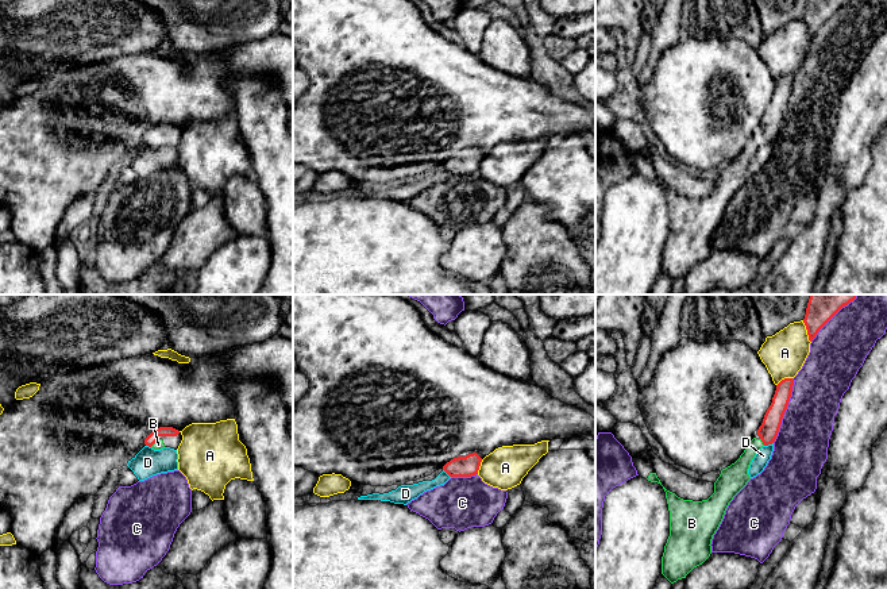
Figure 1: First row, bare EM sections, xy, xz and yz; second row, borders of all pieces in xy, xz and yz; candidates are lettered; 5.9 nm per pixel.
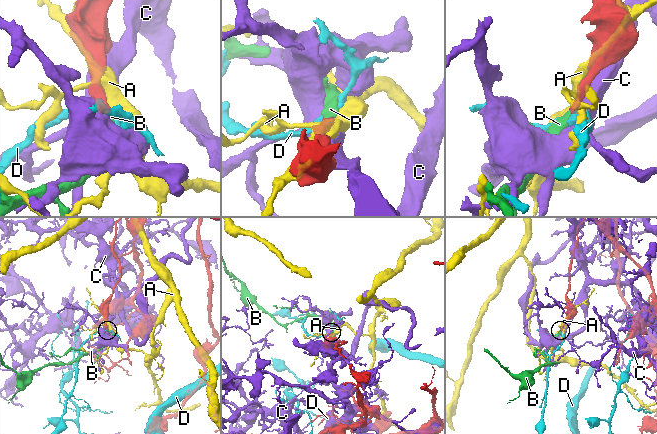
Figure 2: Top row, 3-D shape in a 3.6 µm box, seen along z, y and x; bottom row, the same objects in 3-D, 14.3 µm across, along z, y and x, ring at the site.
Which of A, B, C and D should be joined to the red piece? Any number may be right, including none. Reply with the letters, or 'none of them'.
B

